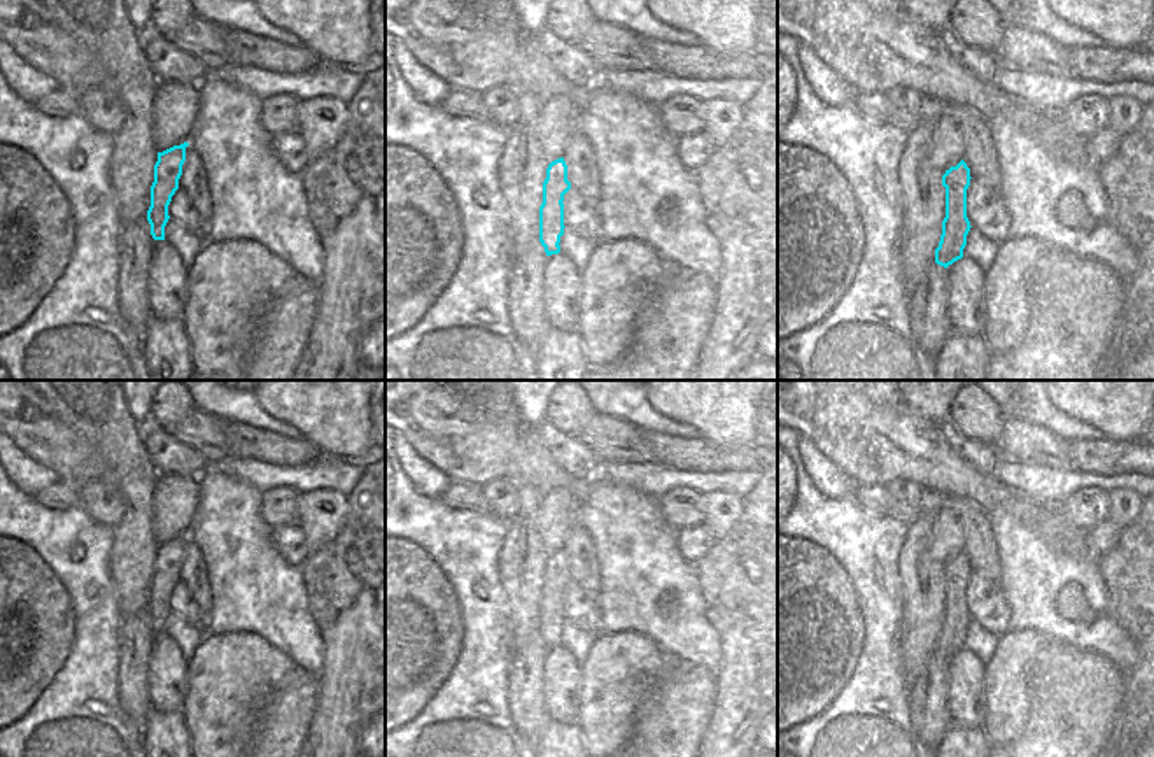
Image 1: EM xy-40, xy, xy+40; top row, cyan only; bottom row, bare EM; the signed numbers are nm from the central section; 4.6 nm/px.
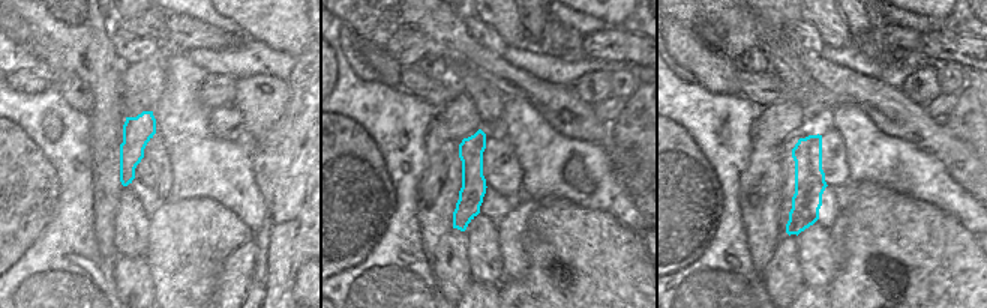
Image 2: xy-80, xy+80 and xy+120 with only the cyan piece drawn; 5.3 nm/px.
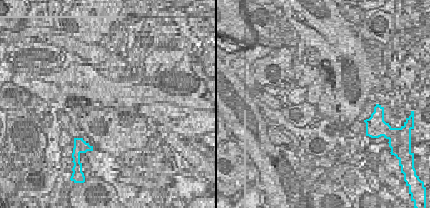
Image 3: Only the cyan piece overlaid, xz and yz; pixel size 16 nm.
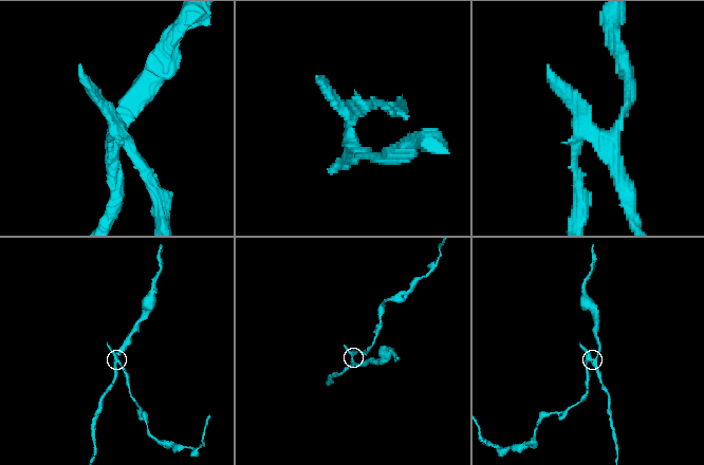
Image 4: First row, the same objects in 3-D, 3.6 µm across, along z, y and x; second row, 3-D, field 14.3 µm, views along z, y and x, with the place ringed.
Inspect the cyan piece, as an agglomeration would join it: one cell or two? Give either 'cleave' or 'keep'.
cleave

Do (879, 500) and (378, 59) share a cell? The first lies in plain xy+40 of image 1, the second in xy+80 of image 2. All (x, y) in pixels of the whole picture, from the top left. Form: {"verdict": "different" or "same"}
{"verdict": "different"}

